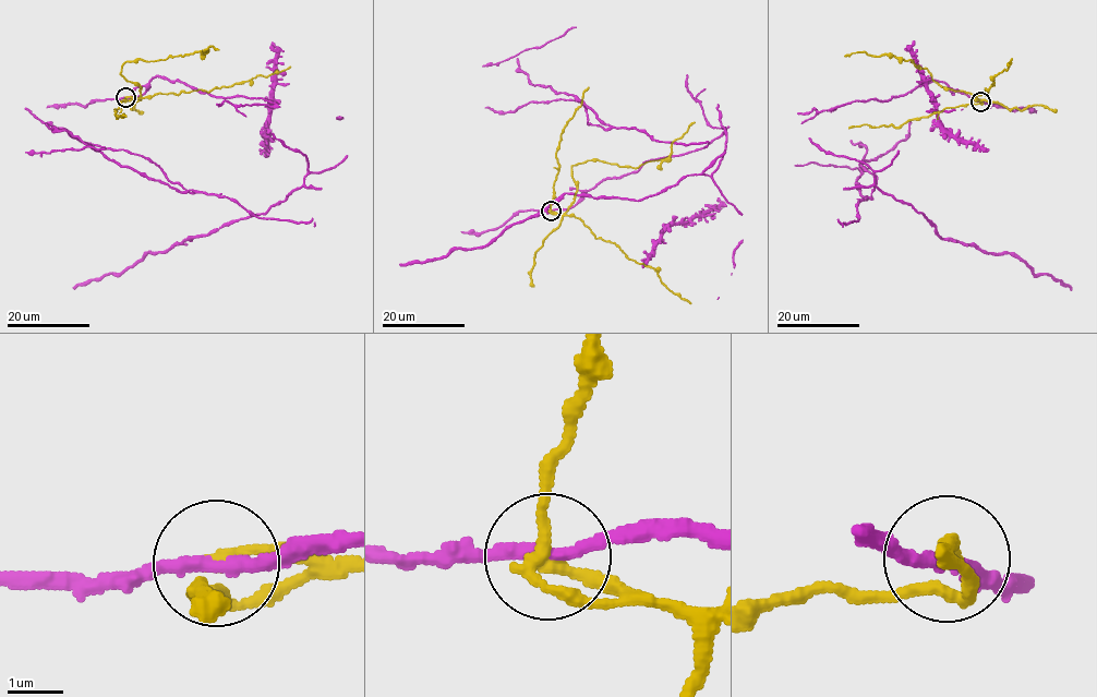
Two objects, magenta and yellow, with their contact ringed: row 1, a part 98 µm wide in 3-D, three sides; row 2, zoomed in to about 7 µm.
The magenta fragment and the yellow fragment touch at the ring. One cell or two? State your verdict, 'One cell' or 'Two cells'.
Two cells

